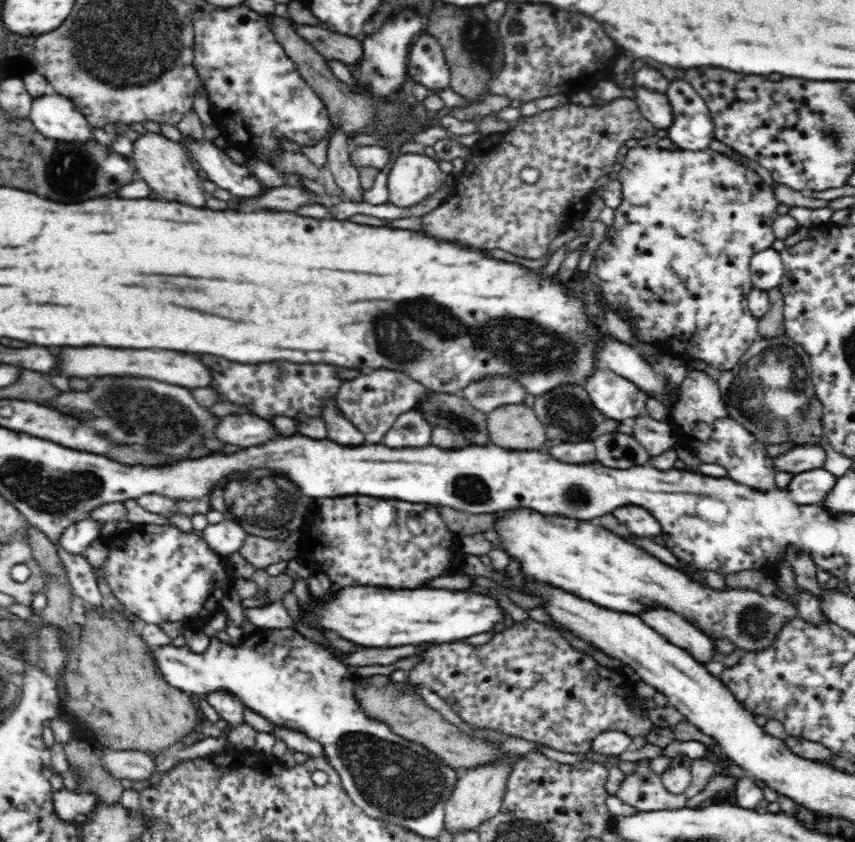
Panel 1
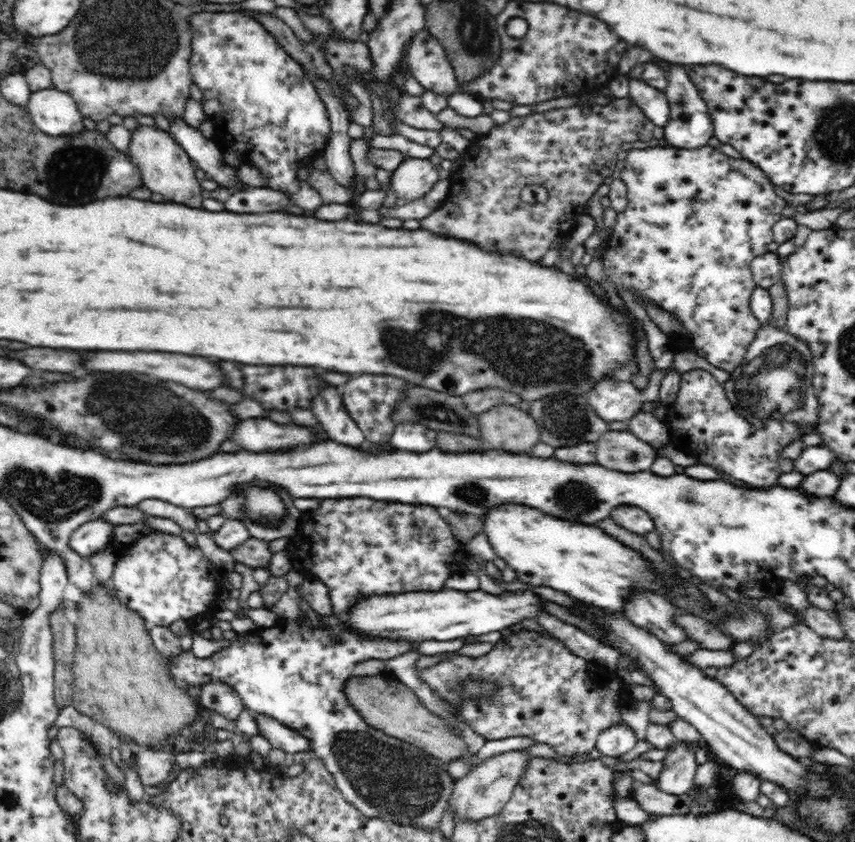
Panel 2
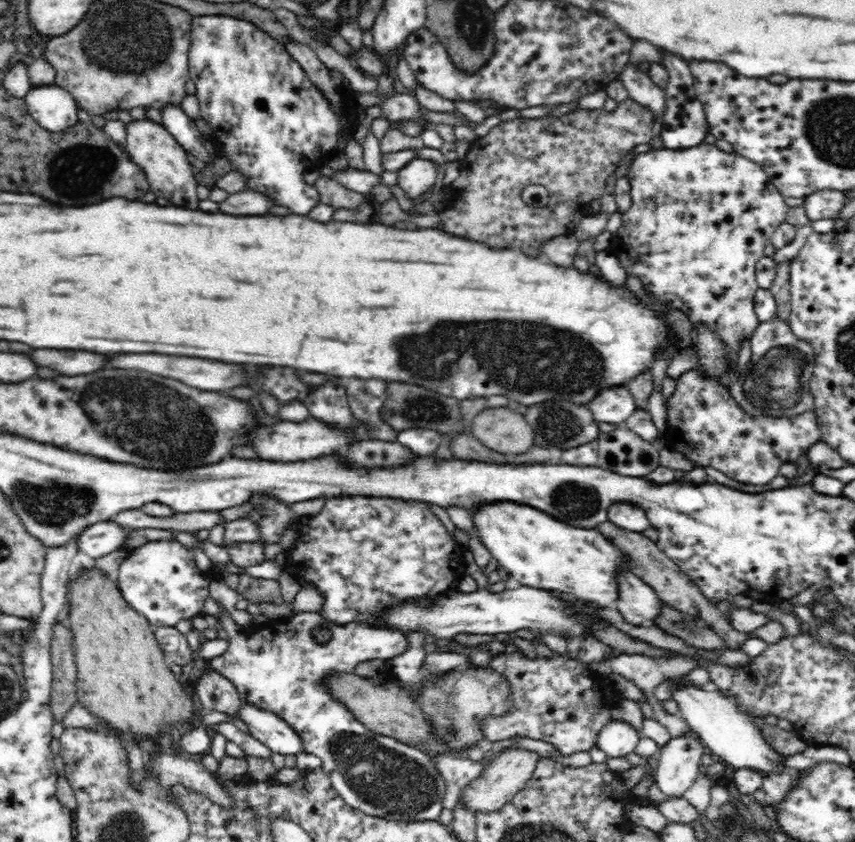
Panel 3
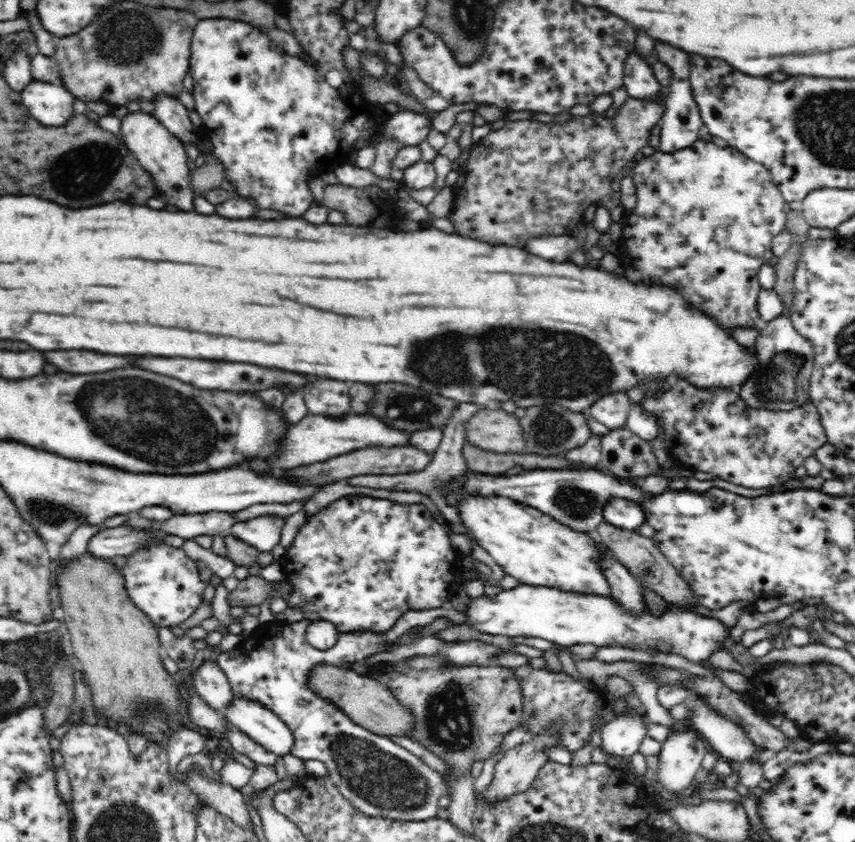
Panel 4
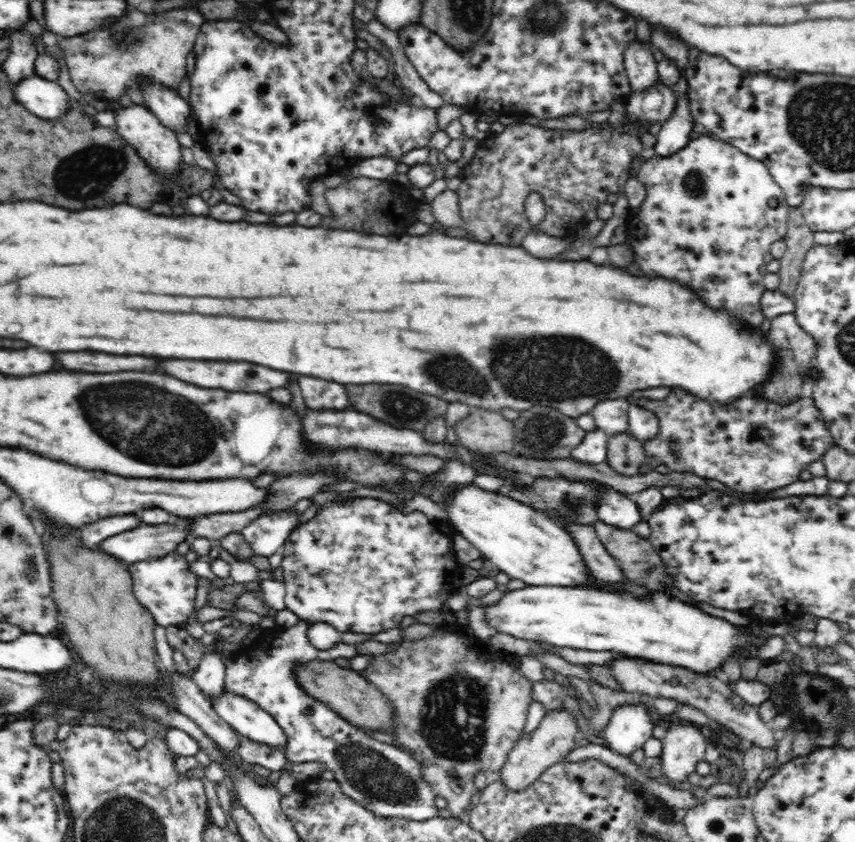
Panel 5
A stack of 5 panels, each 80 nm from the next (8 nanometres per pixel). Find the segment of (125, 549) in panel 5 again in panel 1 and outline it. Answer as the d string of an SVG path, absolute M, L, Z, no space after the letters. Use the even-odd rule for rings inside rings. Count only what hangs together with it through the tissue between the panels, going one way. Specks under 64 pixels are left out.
M94 519L78 520L64 530L60 536L60 545L64 551L80 556L96 538L107 541L102 536L102 524Z

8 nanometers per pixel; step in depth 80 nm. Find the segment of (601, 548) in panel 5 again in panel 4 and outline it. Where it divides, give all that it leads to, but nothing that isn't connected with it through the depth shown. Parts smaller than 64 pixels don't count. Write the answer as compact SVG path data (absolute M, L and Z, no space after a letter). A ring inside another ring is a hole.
M608 549L599 562L602 574L610 582L612 596L630 612L646 610L644 596L642 596L644 586L636 582L637 578L619 560L616 560Z

